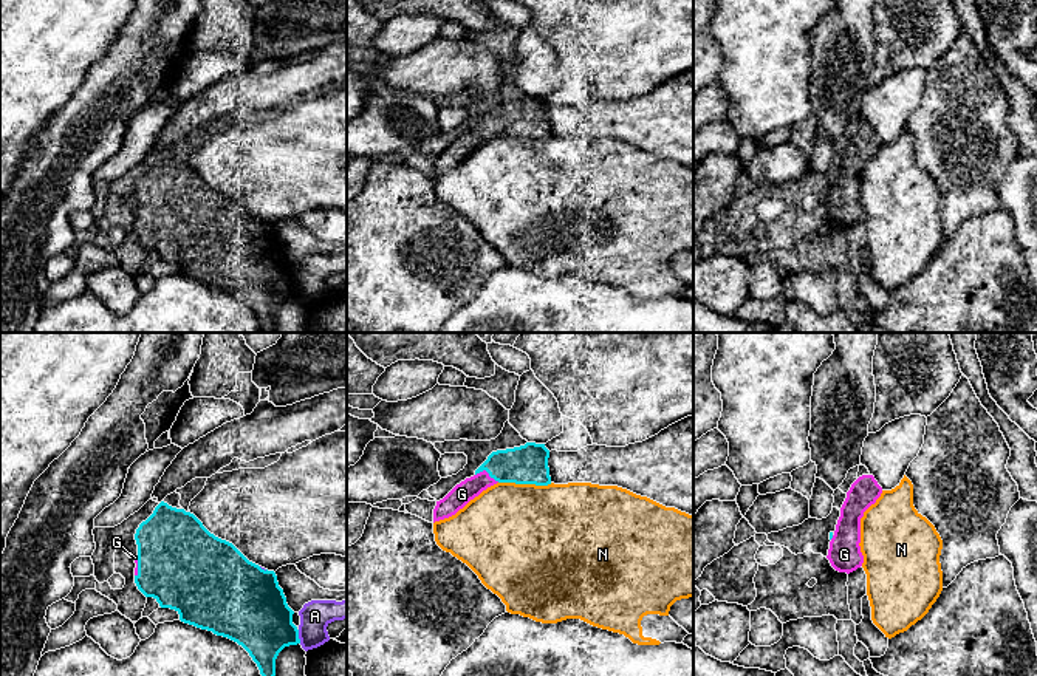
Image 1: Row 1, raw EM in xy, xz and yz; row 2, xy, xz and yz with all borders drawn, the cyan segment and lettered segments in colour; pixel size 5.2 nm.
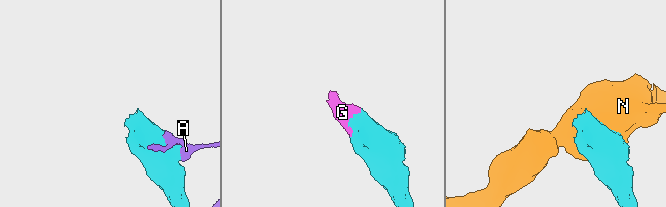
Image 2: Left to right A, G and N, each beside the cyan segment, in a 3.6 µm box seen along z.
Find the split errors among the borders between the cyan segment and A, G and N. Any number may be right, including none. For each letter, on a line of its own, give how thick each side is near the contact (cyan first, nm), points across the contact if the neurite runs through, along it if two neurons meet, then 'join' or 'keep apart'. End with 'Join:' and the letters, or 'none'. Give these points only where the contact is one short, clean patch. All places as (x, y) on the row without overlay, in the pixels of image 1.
A: calibres 340 and 160 nm; keep apart
G: calibres 200 and 110 nm; way xz (527, 118), (500, 119), (488, 126), (462, 147); join
N: calibres 200 and 500 nm; keep apart
Join: G

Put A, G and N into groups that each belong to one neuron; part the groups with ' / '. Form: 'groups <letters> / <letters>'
groups A / G / N

